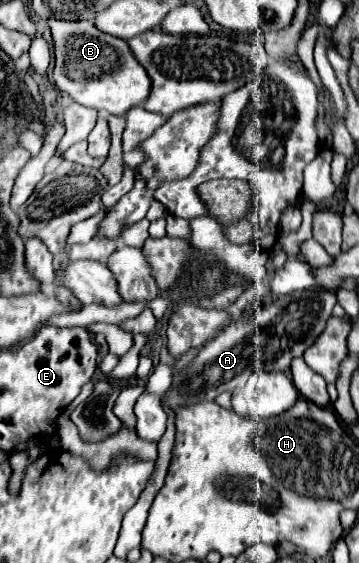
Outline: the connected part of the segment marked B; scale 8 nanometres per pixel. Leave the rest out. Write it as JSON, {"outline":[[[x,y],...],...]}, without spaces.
{"outline":[[[48,19],[48,25],[56,45],[54,83],[62,93],[68,93],[74,101],[86,107],[94,107],[110,115],[126,115],[128,109],[148,99],[152,81],[124,39],[98,31],[92,27],[92,21]]]}

